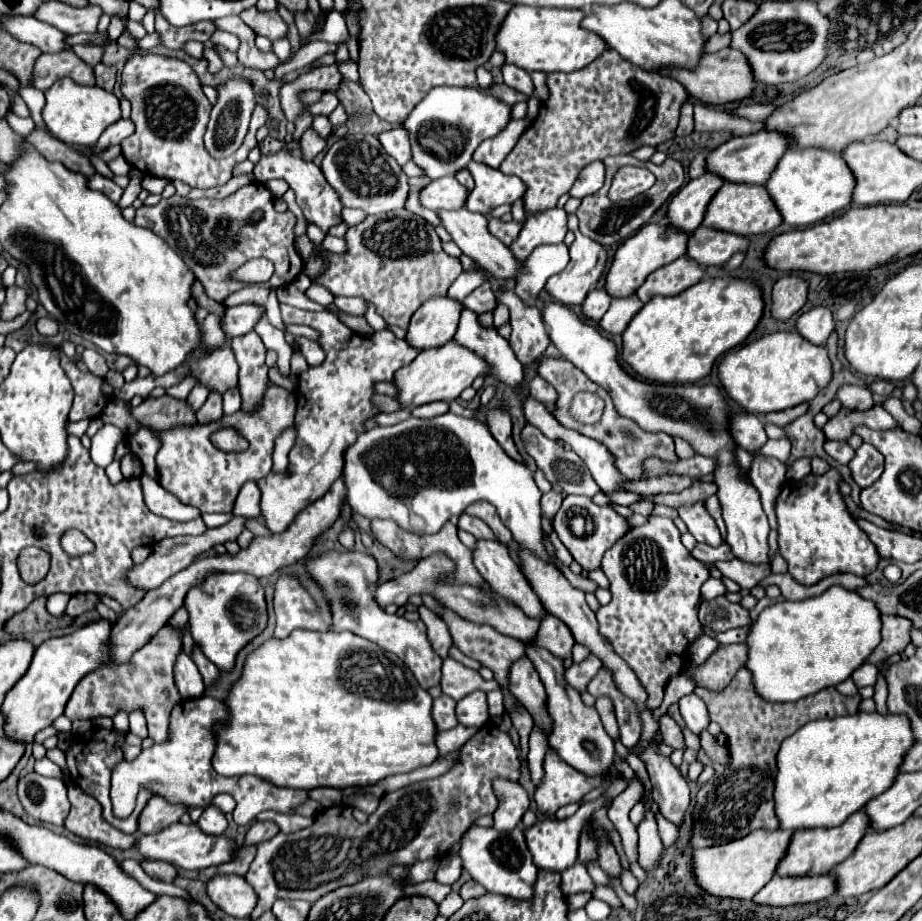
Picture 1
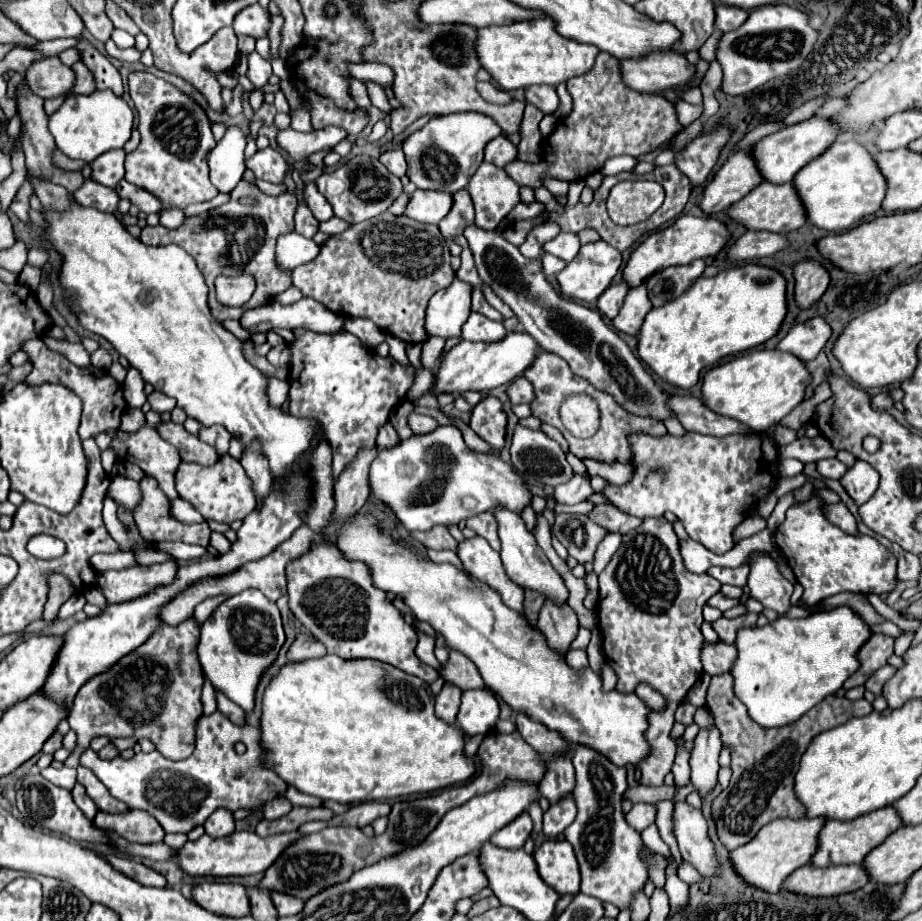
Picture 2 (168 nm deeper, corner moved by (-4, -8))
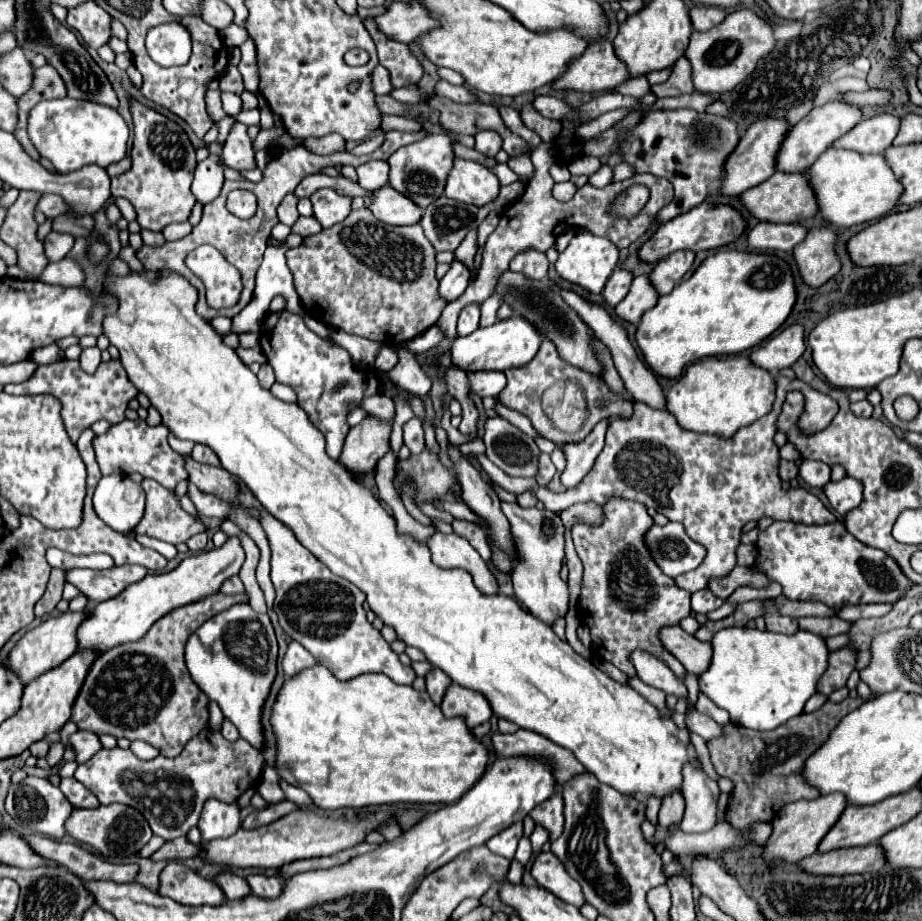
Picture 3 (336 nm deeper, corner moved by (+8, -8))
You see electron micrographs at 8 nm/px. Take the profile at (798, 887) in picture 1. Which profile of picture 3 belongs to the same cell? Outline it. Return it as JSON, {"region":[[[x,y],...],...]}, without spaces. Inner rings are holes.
{"region":[[[878,844],[864,848],[842,848],[826,854],[812,854],[798,864],[804,872],[814,876],[844,876],[844,874],[866,874],[884,868],[884,856]]]}

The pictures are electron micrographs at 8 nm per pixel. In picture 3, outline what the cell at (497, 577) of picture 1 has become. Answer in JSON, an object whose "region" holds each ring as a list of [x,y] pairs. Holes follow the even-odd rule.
{"region":[[[436,532],[432,540],[428,540],[428,548],[432,552],[432,562],[440,568],[464,568],[472,574],[474,584],[480,588],[480,592],[488,596],[498,592],[498,582],[490,566],[462,536]]]}

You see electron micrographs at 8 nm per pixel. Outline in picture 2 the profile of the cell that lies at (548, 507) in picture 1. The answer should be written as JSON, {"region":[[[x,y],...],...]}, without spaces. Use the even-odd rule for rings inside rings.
{"region":[[[576,474],[576,476],[572,476],[572,480],[568,480],[568,484],[556,486],[554,498],[562,504],[578,504],[578,502],[586,500],[590,494],[594,494],[594,490],[590,486],[590,478]]]}

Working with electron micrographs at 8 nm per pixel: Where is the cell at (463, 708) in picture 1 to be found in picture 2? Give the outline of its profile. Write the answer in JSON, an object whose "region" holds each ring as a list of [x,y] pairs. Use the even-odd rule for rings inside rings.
{"region":[[[476,688],[476,690],[466,690],[462,694],[462,704],[456,722],[468,736],[486,734],[494,730],[498,714],[500,708],[496,696],[490,690]]]}

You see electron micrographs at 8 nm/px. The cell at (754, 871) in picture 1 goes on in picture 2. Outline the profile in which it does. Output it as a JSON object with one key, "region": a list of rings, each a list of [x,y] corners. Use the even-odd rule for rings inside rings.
{"region":[[[774,820],[766,824],[750,844],[736,848],[730,856],[736,870],[752,886],[758,886],[766,892],[778,892],[782,882],[800,866],[810,862],[810,856],[818,850],[818,834],[826,820]]]}

